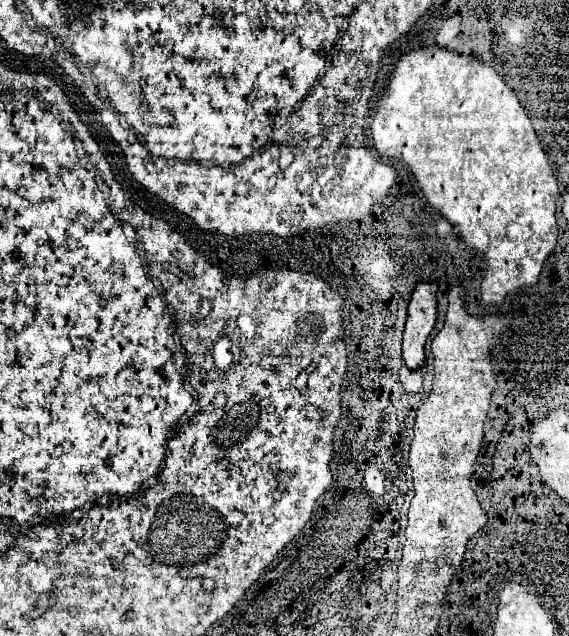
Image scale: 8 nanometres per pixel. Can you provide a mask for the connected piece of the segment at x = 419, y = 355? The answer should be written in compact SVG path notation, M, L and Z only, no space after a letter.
M418 283L408 305L402 357L408 369L420 369L426 361L424 345L436 323L436 283Z

